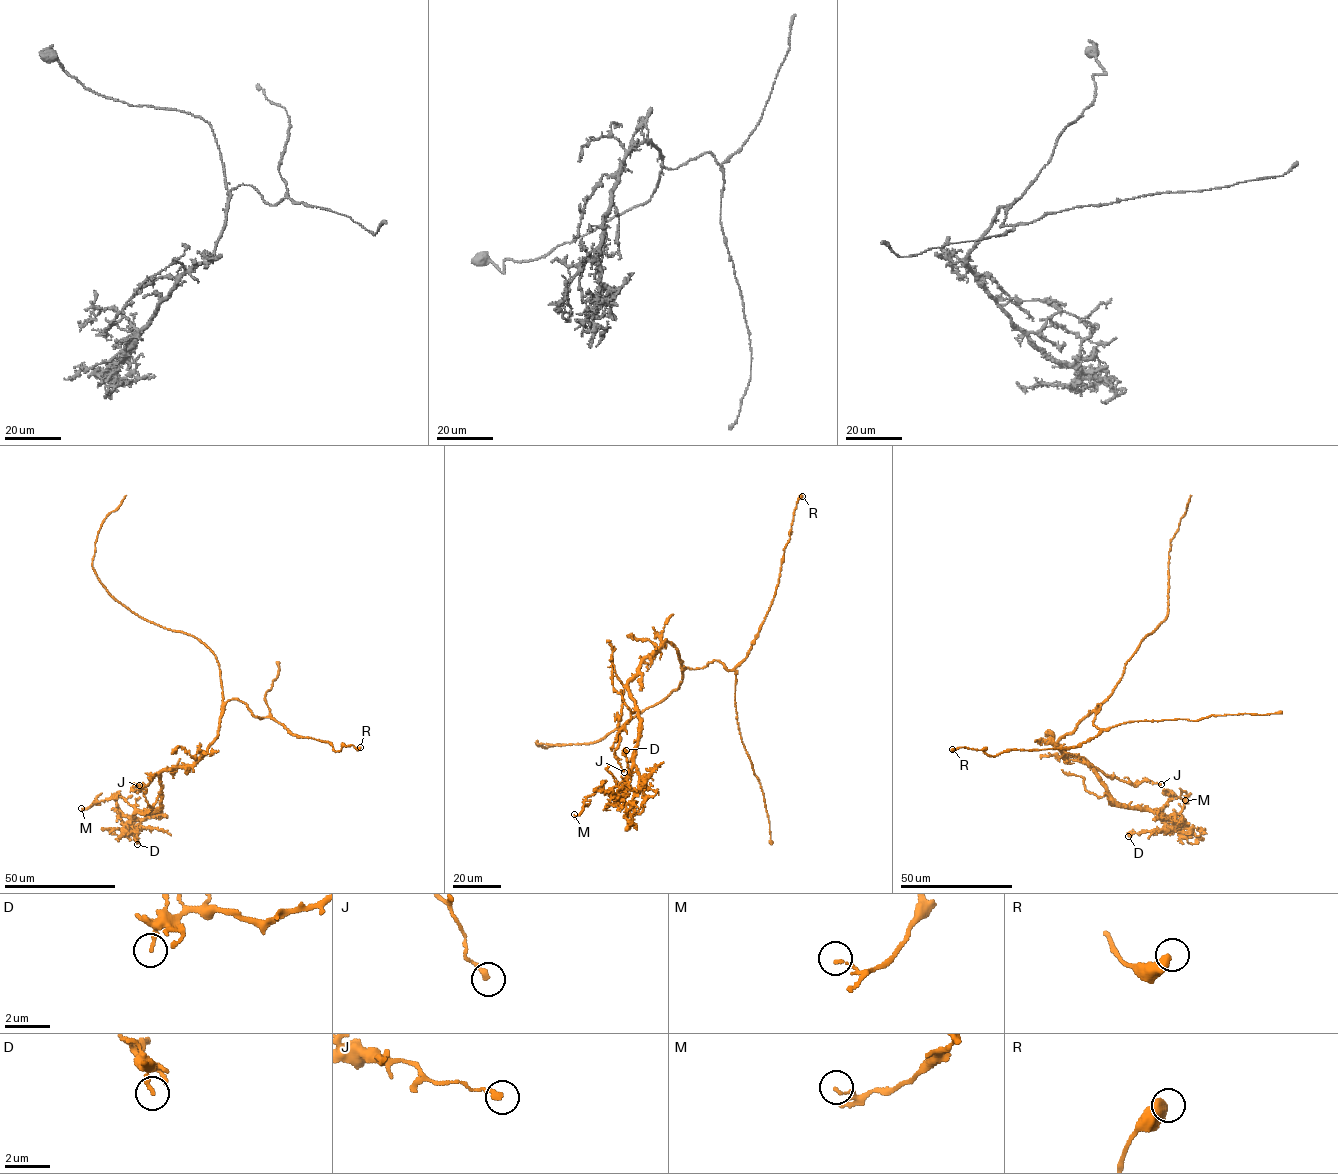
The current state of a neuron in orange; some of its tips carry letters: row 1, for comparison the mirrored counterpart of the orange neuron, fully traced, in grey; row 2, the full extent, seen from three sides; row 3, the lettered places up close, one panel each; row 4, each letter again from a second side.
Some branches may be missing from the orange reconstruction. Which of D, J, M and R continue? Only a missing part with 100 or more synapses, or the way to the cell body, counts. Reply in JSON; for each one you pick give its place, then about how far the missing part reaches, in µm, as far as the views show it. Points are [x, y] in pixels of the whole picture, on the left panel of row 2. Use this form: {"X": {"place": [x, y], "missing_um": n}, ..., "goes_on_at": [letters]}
{"goes_on_at": []}

